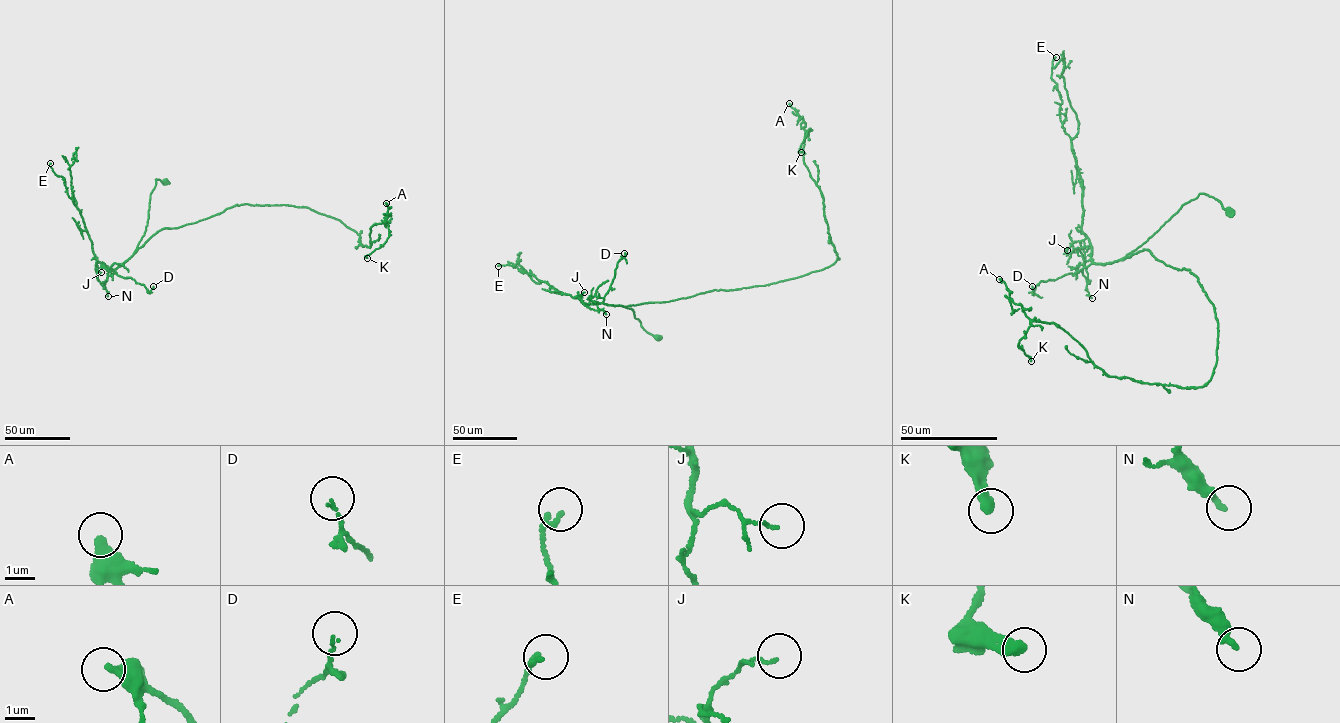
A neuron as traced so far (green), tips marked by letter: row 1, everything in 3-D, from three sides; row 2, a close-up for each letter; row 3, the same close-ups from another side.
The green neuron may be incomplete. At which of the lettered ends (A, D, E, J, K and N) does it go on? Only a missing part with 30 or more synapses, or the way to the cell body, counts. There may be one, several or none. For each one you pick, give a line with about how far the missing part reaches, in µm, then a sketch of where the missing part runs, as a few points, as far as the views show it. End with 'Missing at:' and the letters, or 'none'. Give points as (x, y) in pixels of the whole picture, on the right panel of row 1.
Missing at: none

